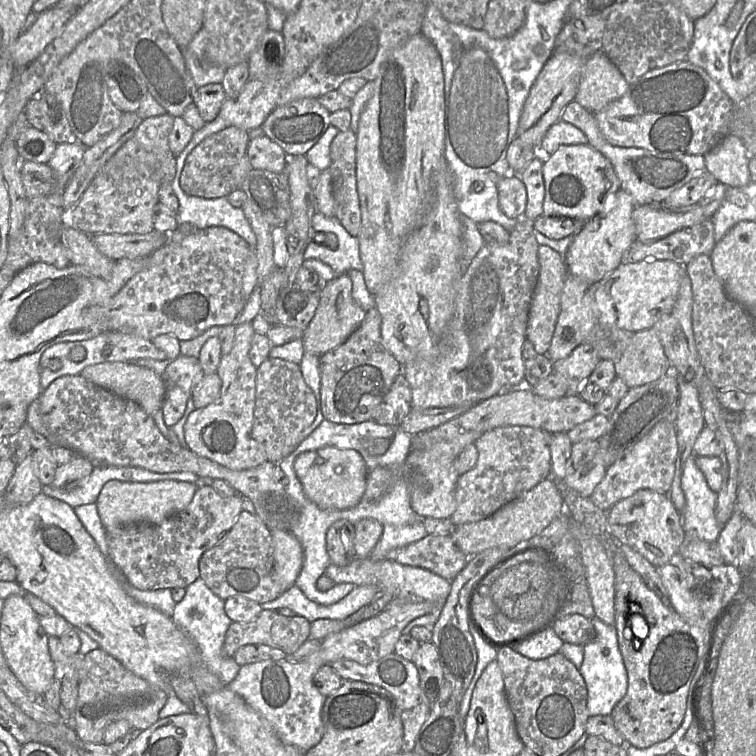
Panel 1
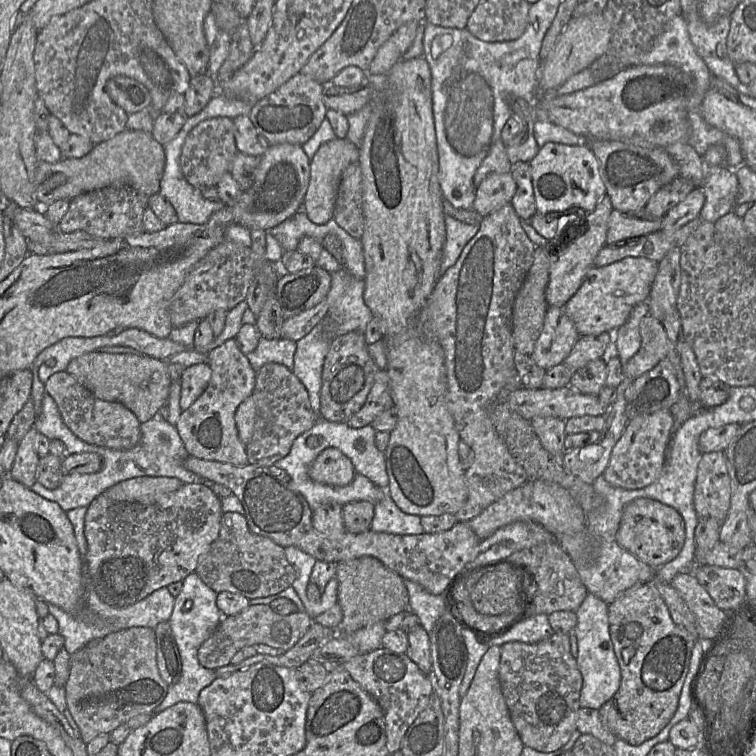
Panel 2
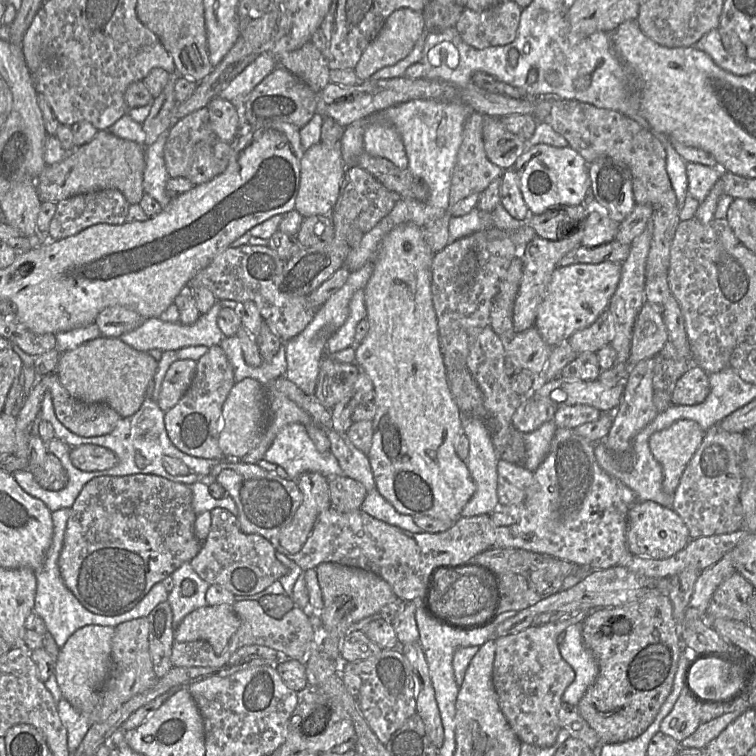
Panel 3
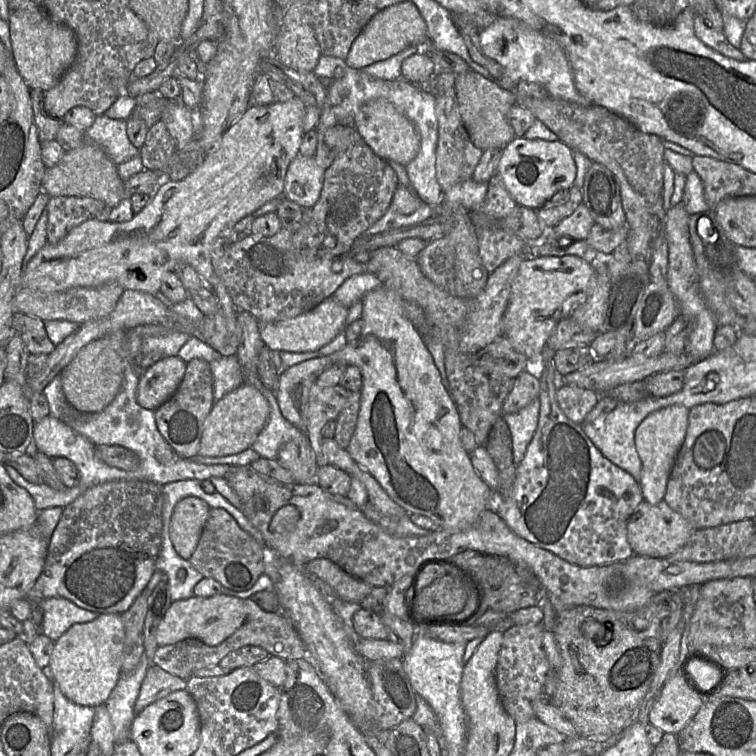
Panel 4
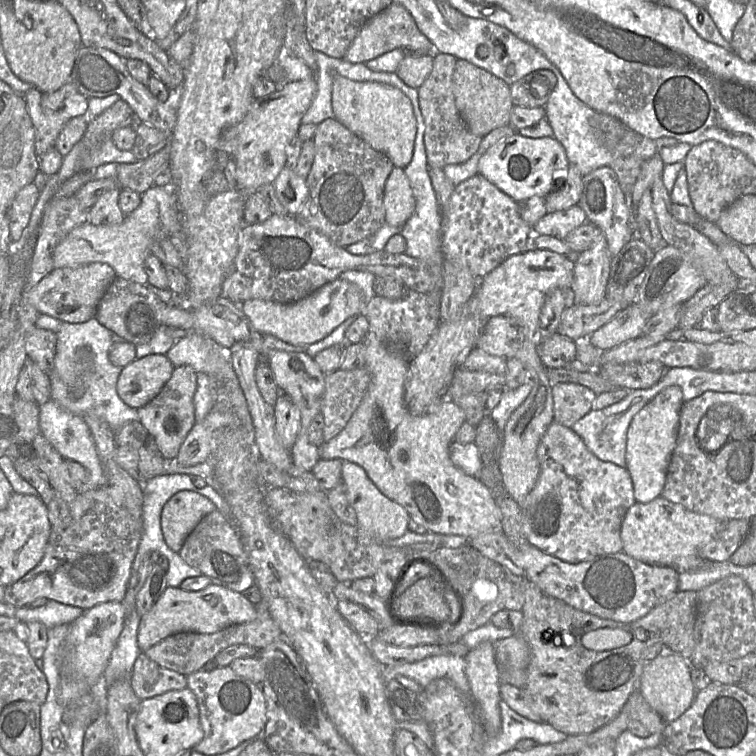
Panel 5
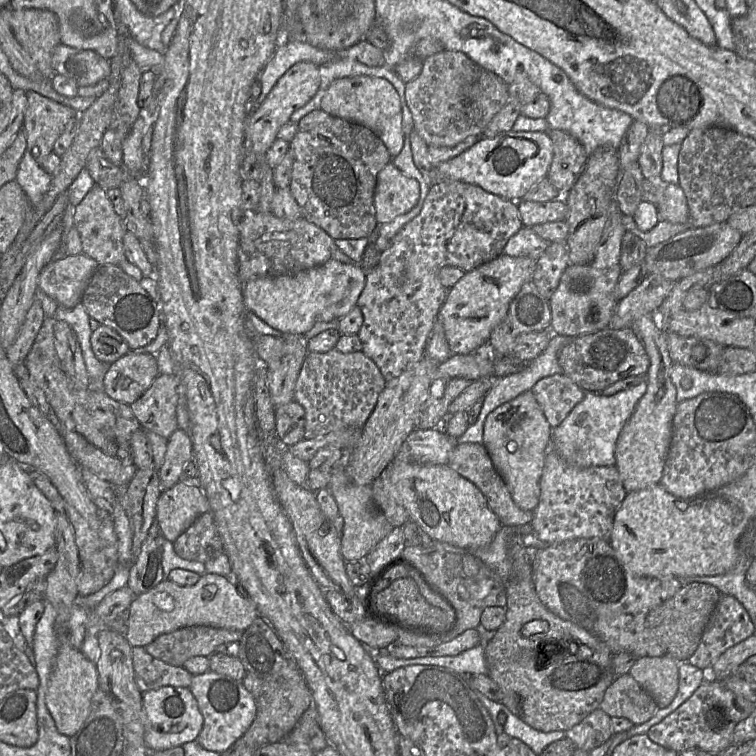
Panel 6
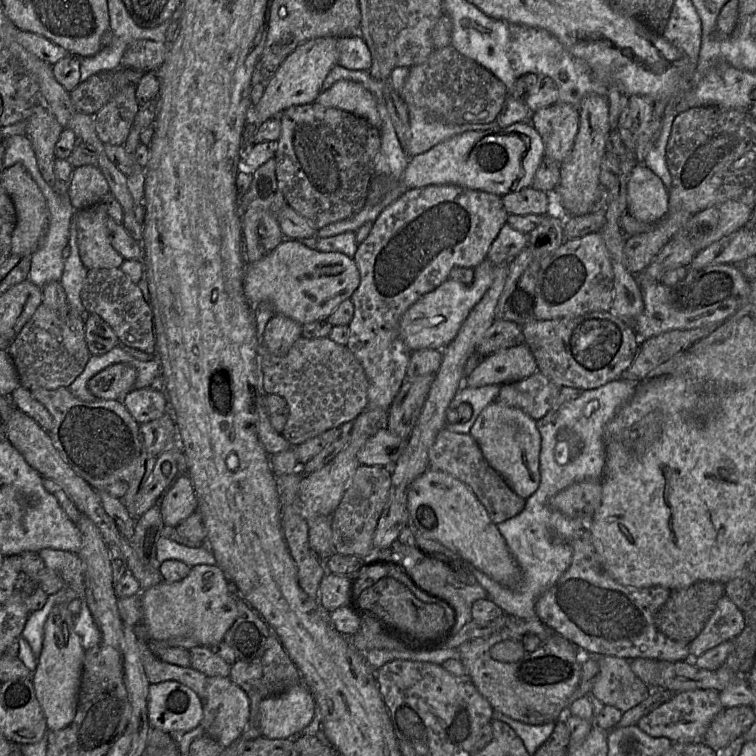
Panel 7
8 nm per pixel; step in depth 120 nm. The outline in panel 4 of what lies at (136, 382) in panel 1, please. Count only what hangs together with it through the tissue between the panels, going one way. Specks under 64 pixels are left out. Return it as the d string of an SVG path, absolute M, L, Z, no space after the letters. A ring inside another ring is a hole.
M106 339L92 341L82 347L60 373L66 401L82 413L105 409L119 393L123 384L123 362Z

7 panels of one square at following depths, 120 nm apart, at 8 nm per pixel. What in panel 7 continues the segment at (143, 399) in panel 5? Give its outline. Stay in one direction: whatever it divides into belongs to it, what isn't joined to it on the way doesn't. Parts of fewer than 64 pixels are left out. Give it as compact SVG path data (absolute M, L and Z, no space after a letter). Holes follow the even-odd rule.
M127 363L113 364L94 375L87 383L90 393L97 399L119 400L134 387L136 369Z

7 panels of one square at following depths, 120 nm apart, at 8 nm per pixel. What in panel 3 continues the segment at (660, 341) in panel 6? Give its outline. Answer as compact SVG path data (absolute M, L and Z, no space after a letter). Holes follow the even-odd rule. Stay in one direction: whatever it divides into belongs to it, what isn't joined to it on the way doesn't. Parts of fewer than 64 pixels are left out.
M678 420L650 436L649 448L662 467L665 493L674 493L702 438L703 431L692 420Z

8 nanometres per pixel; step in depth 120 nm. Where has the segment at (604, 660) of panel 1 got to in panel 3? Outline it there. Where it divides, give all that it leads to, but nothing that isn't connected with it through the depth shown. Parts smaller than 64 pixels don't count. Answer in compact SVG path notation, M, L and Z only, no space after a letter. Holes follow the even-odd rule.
M582 623L569 626L558 636L558 644L562 658L575 672L575 679L566 688L562 699L571 706L577 706L598 677L598 662L583 640Z

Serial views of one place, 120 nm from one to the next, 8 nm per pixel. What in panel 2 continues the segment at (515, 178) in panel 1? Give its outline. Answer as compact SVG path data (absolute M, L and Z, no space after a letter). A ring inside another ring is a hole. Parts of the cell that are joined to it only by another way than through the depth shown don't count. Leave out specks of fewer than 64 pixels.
M490 173L476 189L473 209L486 216L511 203L516 191L517 183L511 173Z

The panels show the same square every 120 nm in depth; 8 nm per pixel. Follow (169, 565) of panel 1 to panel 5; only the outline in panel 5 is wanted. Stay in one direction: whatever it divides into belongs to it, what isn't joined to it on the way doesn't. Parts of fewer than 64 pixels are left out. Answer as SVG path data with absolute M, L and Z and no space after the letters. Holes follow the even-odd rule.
M107 484L79 493L69 504L69 511L70 524L65 528L52 527L41 561L21 579L5 587L3 603L17 608L36 599L46 598L88 610L100 603L123 601L143 533L142 512L130 512L118 505Z

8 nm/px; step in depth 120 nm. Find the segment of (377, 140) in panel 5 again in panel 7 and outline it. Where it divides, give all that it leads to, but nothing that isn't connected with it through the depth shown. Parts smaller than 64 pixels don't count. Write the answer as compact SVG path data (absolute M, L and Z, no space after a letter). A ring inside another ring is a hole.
M338 81L320 92L315 102L325 107L337 108L366 119L379 130L381 119L374 96L361 84L353 81Z

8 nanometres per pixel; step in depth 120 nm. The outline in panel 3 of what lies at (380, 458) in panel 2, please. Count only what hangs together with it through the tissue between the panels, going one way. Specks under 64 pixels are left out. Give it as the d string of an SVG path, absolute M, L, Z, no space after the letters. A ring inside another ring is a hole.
M299 423L284 426L263 460L283 467L288 478L296 481L305 472L316 472L327 479L344 475L331 452L319 452L306 427Z

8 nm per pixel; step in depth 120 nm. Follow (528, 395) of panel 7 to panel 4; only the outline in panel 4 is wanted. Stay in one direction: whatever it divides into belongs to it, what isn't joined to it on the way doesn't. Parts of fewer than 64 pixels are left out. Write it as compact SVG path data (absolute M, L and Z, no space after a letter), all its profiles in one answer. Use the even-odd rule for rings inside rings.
M561 385L557 387L556 397L565 416L577 424L582 424L598 403L600 395L577 386Z

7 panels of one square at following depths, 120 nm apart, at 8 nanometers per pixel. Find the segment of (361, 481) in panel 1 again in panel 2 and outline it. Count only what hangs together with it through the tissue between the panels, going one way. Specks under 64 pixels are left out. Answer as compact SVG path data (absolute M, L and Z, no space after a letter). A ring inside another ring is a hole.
M328 447L312 462L308 474L315 482L341 487L349 485L357 472L349 457L337 448Z

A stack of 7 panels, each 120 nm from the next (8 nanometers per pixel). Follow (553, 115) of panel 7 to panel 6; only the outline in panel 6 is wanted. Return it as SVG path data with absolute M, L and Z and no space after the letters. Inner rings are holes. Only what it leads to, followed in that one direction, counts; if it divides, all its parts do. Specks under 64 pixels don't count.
M549 128L546 134L553 144L553 160L548 178L556 187L559 198L562 198L582 173L588 155L583 145L568 133Z

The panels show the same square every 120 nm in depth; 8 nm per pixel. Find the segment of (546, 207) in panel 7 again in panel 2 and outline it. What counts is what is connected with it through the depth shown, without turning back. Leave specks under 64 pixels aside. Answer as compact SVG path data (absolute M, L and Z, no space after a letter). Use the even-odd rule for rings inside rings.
M642 208L635 211L613 210L608 224L606 245L645 236L661 229L662 219L651 217Z

